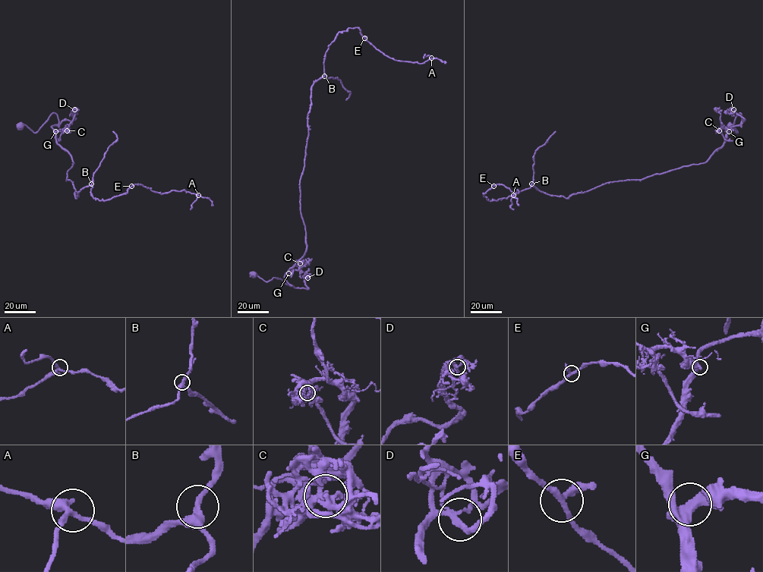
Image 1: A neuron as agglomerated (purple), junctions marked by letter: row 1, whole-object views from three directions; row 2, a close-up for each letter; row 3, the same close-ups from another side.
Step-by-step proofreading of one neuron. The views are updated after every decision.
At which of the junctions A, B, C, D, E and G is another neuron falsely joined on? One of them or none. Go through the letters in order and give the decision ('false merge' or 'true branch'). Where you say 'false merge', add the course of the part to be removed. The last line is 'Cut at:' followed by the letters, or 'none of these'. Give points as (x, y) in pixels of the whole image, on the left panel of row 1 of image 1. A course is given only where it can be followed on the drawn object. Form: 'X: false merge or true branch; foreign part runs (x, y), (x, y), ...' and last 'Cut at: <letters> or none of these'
A: true branch
B: true branch
C: false merge; foreign part runs (66, 130), (62, 130), (60, 139), (58, 141)
D: true branch
E: true branch
G: true branch
Cut at: C

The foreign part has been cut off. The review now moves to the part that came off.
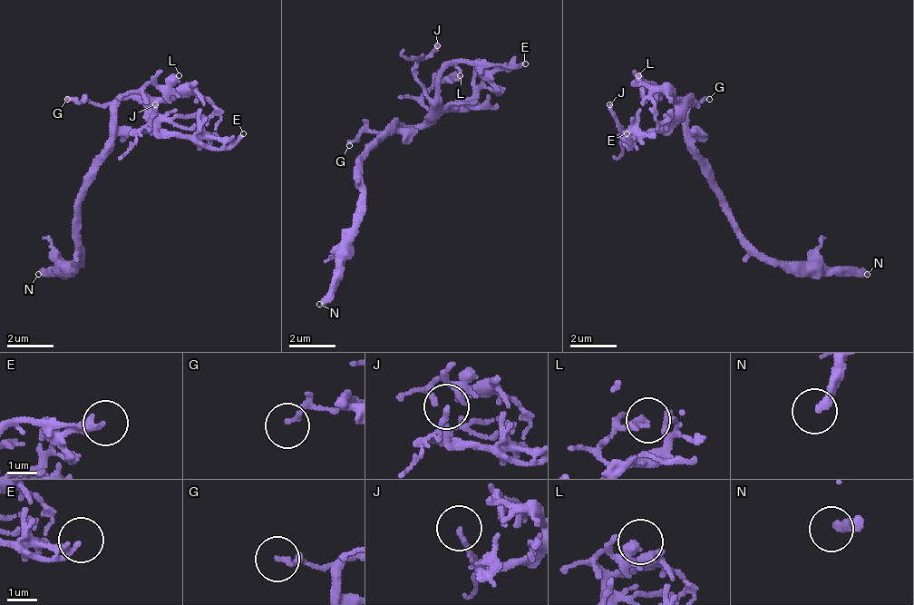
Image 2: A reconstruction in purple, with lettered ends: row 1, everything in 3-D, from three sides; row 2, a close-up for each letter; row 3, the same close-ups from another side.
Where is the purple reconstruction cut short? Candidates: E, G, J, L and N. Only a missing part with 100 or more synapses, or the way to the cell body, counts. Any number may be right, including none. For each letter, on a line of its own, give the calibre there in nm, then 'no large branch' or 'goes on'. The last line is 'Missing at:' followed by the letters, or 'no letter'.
E: 150 nm thick; no large branch
G: 110 nm thick; no large branch
J: 140 nm thick; no large branch
L: 320 nm thick; no large branch
N: 300 nm thick; goes on
Missing at: N

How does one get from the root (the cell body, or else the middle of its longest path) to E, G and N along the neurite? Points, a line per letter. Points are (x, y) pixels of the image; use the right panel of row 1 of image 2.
E: (697, 163), (691, 128), (685, 121), (685, 104), (691, 99), (650, 133), (638, 140), (627, 133)
G: (697, 163), (685, 110), (697, 104), (697, 99), (709, 99)
N: (697, 163), (721, 198), (721, 209), (767, 257), (779, 262), (820, 262), (826, 268), (861, 268), (867, 274)

